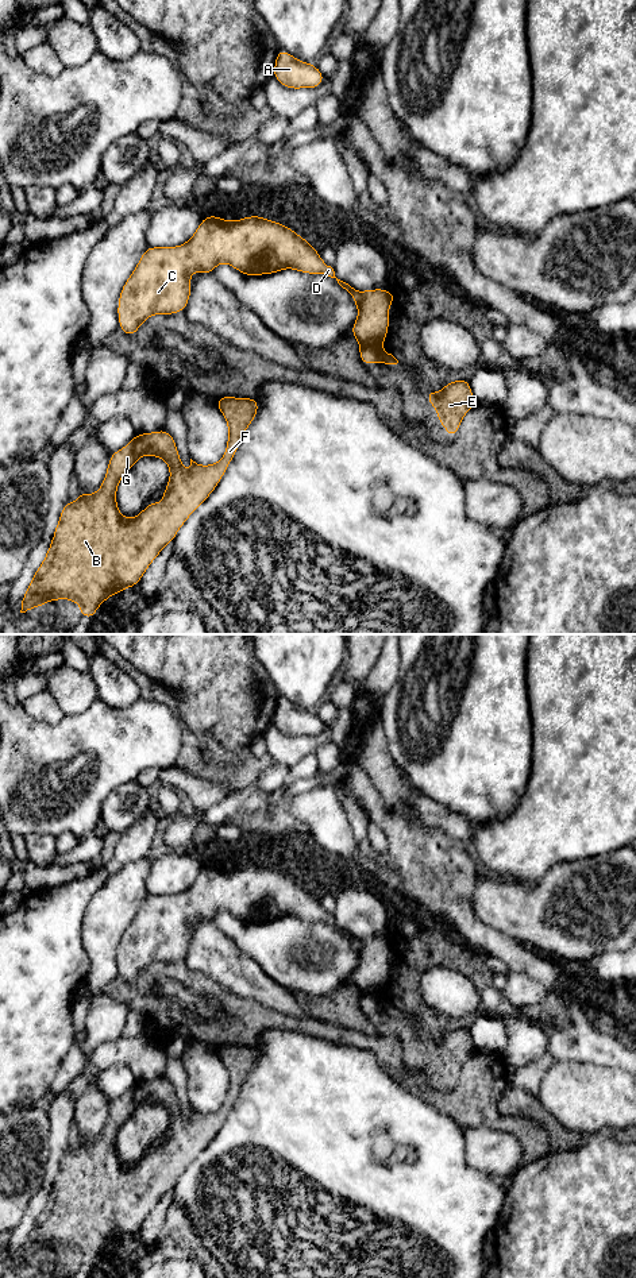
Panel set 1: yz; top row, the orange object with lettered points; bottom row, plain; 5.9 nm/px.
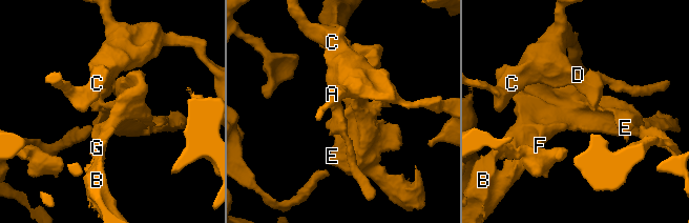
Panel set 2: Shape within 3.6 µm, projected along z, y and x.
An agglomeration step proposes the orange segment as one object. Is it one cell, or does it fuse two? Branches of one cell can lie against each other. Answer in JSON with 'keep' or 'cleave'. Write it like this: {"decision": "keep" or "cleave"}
{"decision": "cleave"}

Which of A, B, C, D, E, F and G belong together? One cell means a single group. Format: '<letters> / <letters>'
A C D / B E F G

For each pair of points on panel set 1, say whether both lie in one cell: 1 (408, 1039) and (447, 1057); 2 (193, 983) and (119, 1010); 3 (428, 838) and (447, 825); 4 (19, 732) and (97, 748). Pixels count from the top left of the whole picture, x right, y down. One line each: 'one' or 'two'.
1: one
2: two
3: two
4: one

